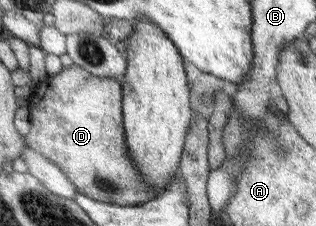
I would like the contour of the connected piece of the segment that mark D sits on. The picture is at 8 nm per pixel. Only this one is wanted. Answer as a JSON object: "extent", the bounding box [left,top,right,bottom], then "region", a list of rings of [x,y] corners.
{"extent":[24,65,180,206],"region":[[[70,65],[59,73],[48,75],[37,85],[37,95],[29,98],[29,122],[31,129],[24,137],[26,146],[55,163],[75,185],[76,192],[87,195],[99,202],[119,206],[137,206],[153,200],[159,193],[170,189],[180,174],[176,174],[164,188],[150,188],[134,167],[127,145],[123,127],[122,84],[115,78],[95,76],[83,67]]]}

